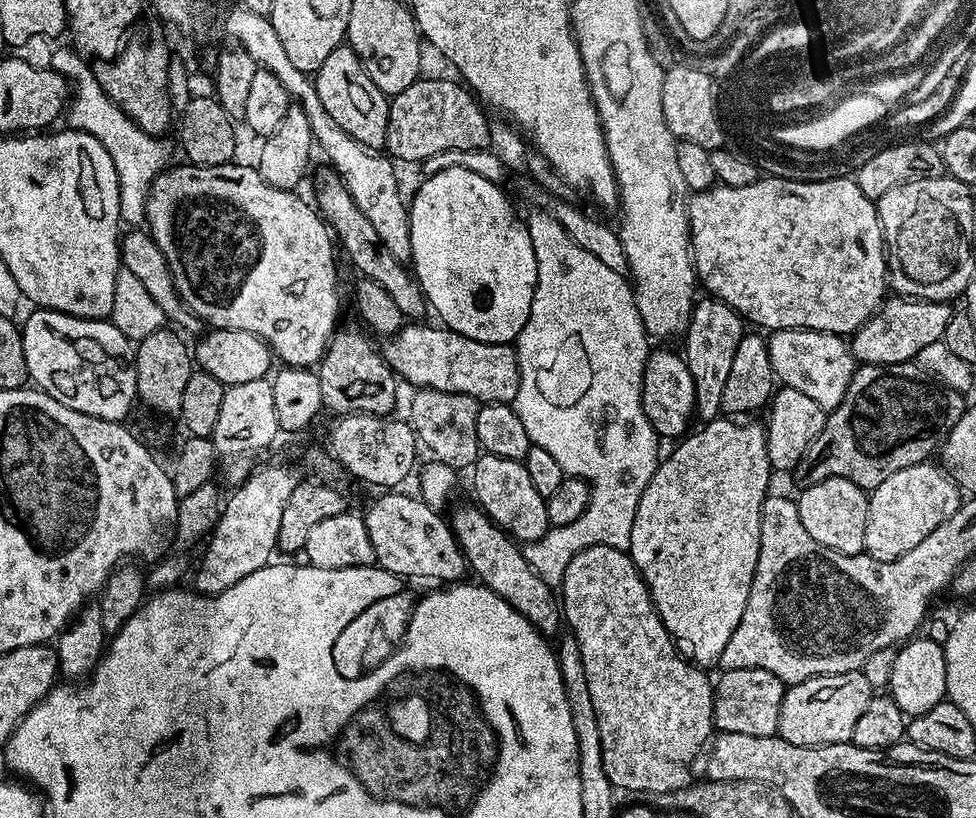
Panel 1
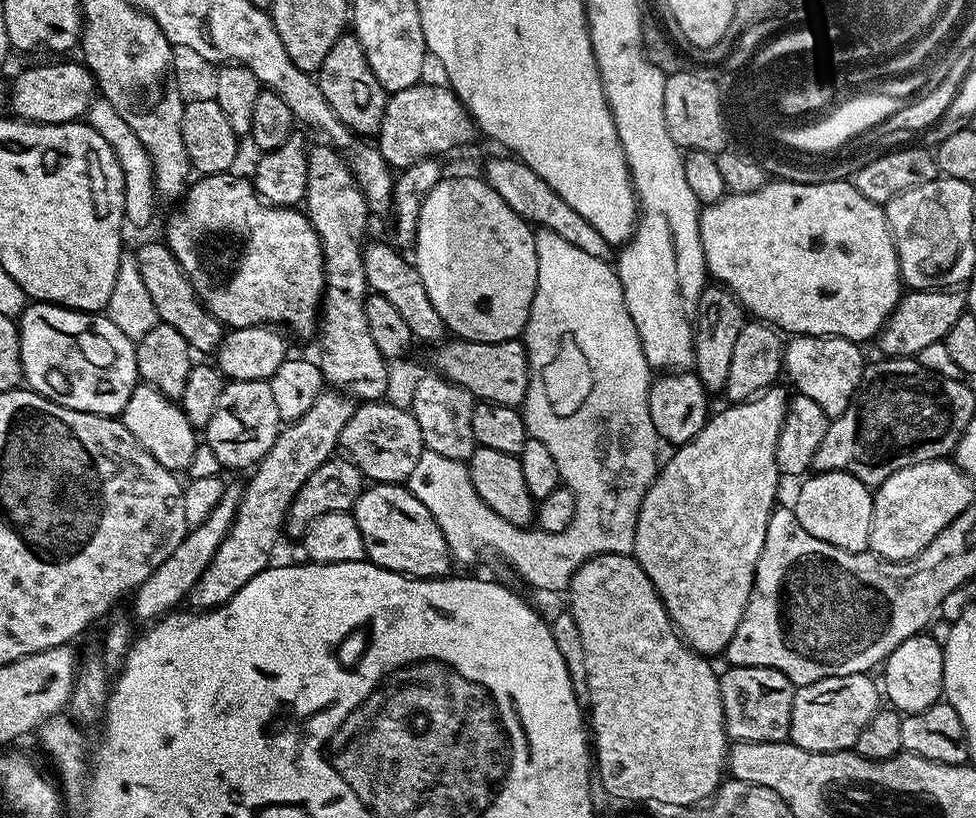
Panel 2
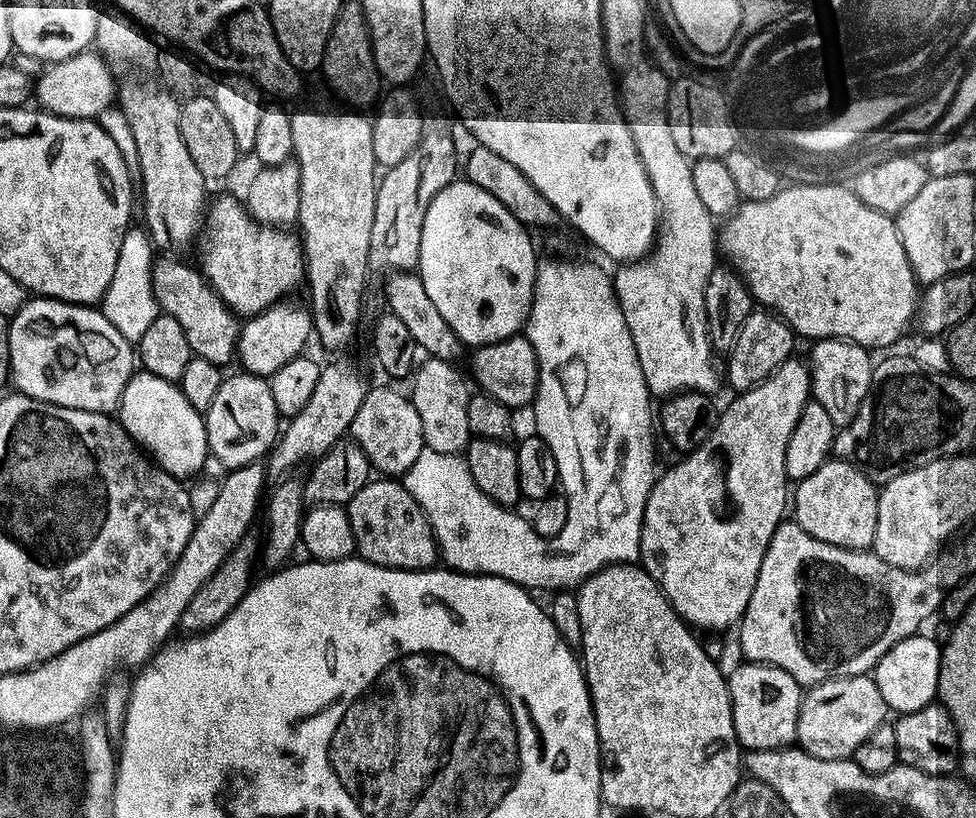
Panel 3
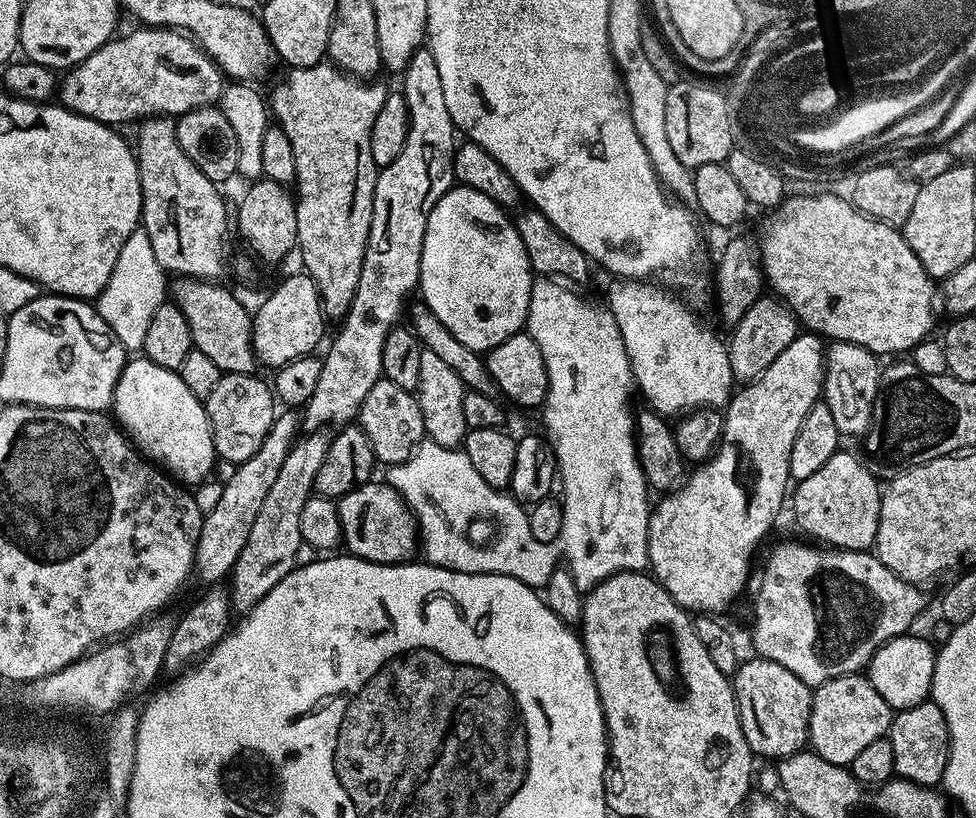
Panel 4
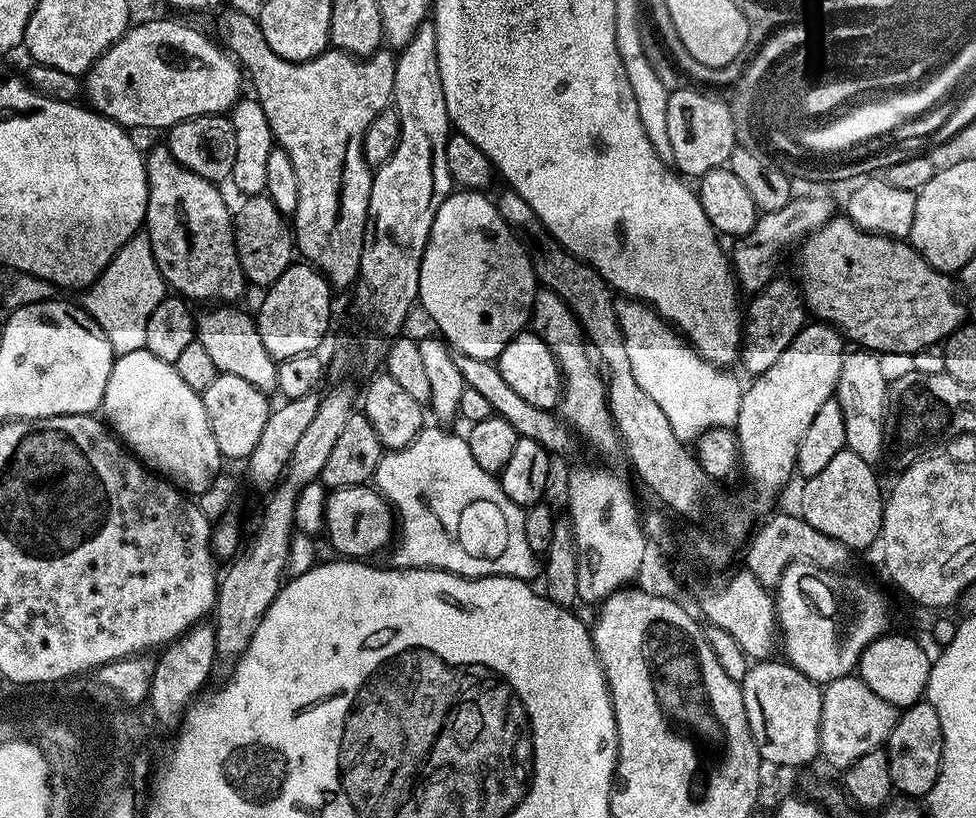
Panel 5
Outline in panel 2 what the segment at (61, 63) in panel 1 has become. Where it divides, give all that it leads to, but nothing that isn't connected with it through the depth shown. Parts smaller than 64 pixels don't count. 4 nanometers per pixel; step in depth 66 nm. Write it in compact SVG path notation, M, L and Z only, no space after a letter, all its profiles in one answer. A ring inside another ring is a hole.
M103 98L93 99L92 105L88 107L86 113L86 123L89 124L106 142L110 142L110 150L118 158L122 166L122 178L124 179L124 219L129 225L136 228L148 228L152 224L152 219L156 216L156 179L154 178L154 166L150 154L146 154L146 146L138 142L134 130L118 118L118 114L110 106L110 102Z

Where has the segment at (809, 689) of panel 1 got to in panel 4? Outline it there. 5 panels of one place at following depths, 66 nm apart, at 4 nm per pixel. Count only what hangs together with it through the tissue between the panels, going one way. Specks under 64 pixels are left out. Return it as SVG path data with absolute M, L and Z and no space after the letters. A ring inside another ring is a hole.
M867 675L839 676L825 684L815 685L808 744L811 751L818 753L826 762L851 766L854 757L866 746L870 746L870 742L878 742L887 737L893 715L893 708L886 702L886 698L882 698L882 694L878 694L878 690L874 690Z

